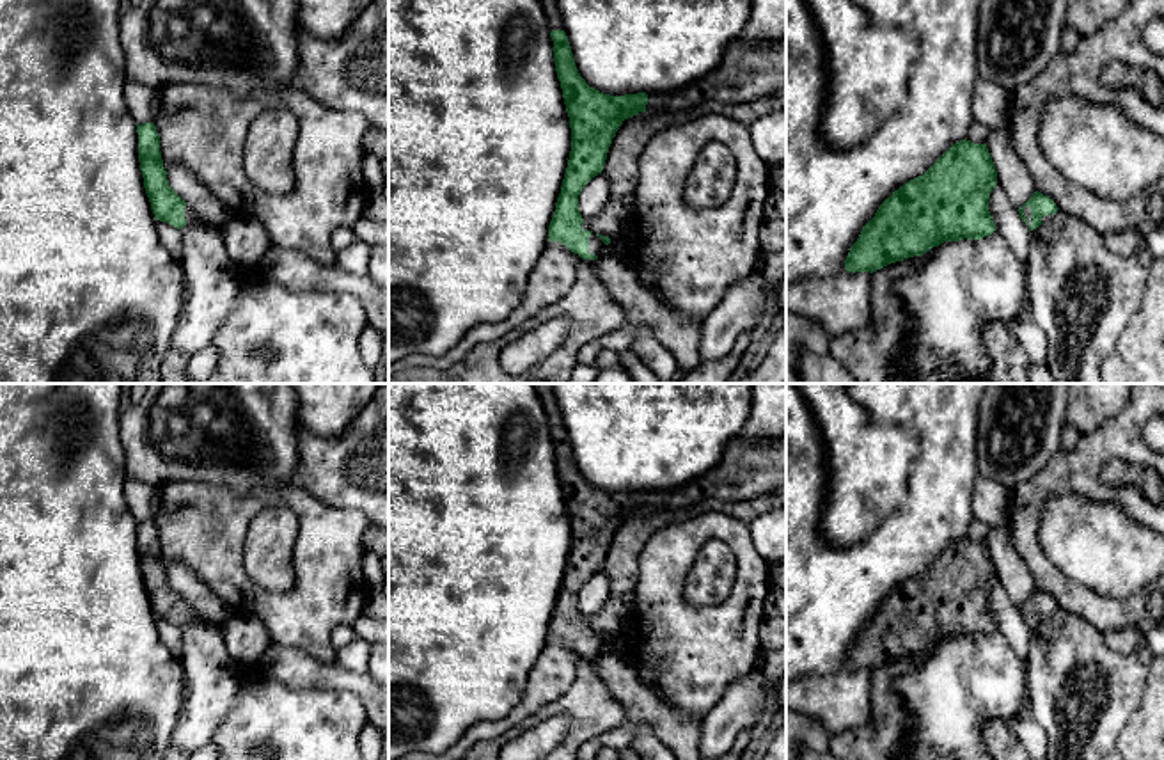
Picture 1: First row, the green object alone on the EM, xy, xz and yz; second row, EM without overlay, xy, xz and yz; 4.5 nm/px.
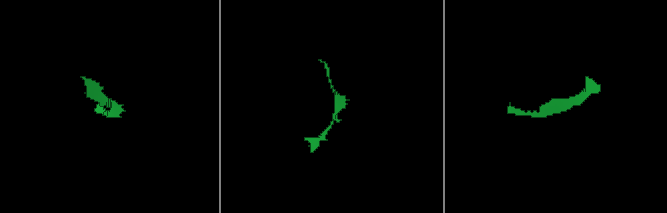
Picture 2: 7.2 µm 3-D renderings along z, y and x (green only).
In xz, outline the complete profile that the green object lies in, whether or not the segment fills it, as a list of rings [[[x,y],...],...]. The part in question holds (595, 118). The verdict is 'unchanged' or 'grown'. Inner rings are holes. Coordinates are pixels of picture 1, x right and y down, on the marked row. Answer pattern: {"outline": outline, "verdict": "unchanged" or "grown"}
{"outline": [[[539,0],[554,41],[554,60],[571,128],[571,151],[548,241],[561,241],[582,259],[625,252],[617,236],[594,234],[578,211],[582,188],[602,174],[609,147],[625,119],[681,112],[706,101],[749,103],[786,91],[786,41],[747,43],[736,37],[720,64],[696,82],[667,92],[603,94],[580,76],[555,0]]], "verdict": "grown"}

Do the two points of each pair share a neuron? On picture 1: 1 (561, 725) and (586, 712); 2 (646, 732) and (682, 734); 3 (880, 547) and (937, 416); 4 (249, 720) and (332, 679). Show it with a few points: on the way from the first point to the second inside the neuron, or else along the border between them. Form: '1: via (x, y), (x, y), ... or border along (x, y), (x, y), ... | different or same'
1: border along (572, 721), (566, 716), (549, 716), (529, 728) | different
2: border along (634, 723), (648, 723), (662, 741) | different
3: via (914, 515), (937, 492), (937, 450) | same
4: border along (275, 677), (293, 688), (350, 689), (357, 696) | different

